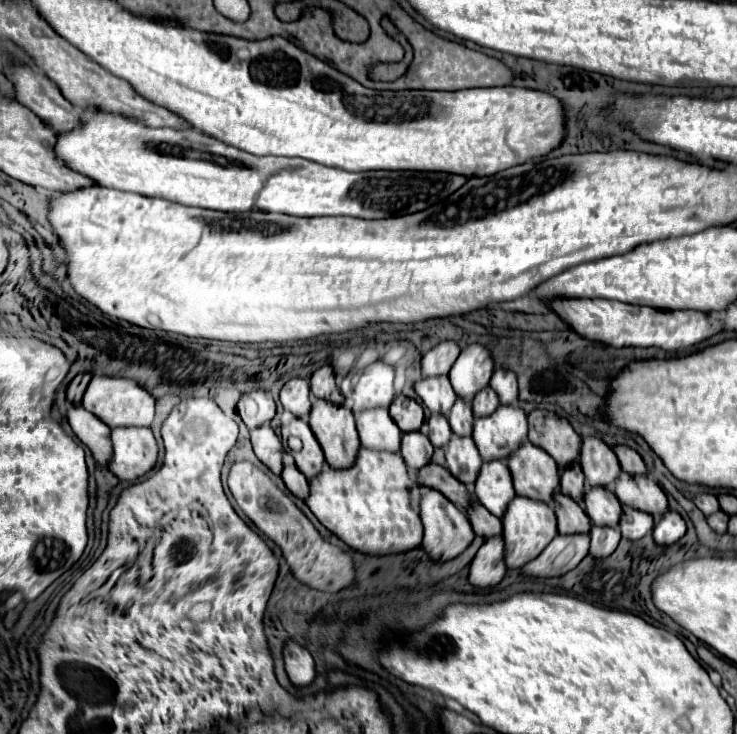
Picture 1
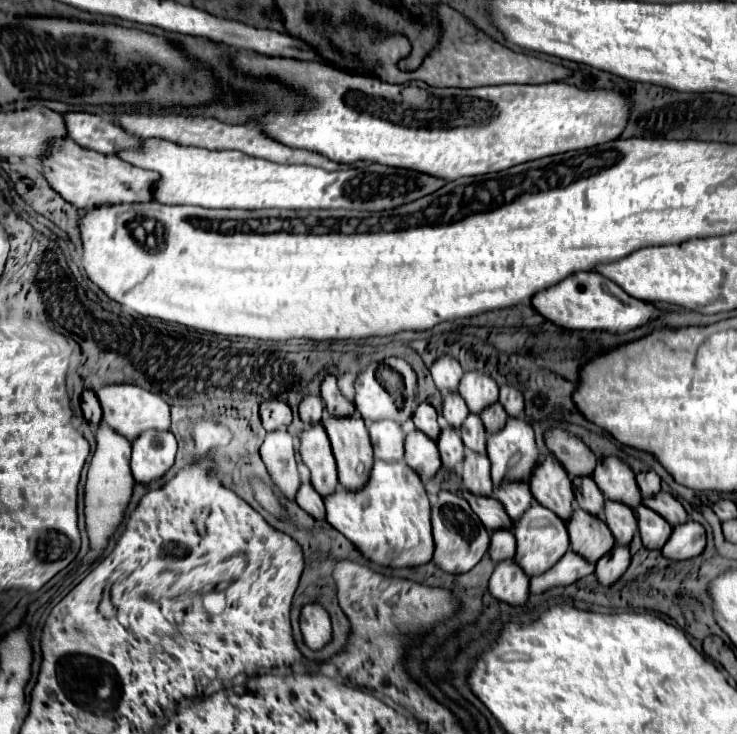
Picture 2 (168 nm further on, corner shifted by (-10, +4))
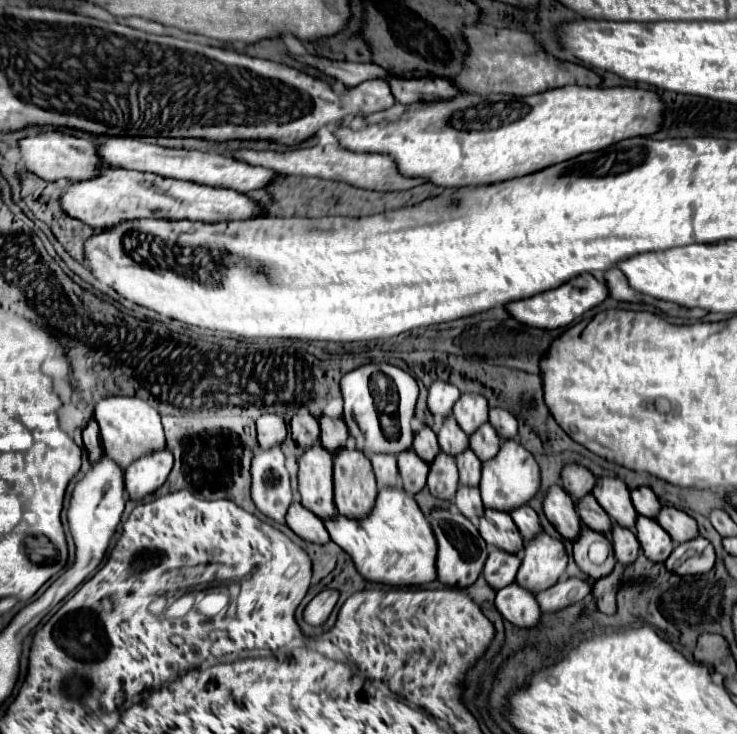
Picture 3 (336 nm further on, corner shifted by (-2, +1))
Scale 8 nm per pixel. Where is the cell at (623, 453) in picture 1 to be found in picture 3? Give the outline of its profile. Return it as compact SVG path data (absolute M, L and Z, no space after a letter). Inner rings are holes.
M648 486L634 488L632 490L632 502L634 502L636 512L642 516L648 516L648 518L654 518L660 510L660 502L658 502L656 494L652 492L652 488L648 488Z

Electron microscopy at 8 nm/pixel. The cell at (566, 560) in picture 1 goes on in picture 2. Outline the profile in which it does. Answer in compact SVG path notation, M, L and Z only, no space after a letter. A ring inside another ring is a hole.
M570 549L550 571L530 579L530 591L538 595L538 593L544 593L544 591L554 589L554 587L572 585L578 579L582 579L586 575L592 575L594 569L596 567L592 563L588 563L586 559L582 559L578 553L574 553Z

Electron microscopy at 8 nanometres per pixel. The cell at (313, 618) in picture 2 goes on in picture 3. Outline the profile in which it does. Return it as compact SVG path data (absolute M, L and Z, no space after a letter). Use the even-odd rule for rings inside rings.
M322 590L320 594L316 594L308 606L304 608L304 620L310 626L322 626L326 622L326 618L330 616L334 604L338 600L338 592L336 590Z

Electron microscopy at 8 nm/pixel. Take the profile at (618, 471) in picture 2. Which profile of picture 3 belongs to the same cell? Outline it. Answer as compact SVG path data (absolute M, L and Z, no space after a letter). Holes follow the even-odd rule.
M608 476L596 478L592 494L616 524L620 524L624 528L630 528L630 530L634 528L638 514L632 506L630 490L624 484L624 480L608 478Z

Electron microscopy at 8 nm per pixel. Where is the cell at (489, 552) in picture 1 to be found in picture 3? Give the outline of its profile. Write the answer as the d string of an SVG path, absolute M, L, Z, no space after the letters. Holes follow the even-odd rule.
M516 582L496 590L496 608L508 622L522 628L534 626L540 618L540 608L534 594Z

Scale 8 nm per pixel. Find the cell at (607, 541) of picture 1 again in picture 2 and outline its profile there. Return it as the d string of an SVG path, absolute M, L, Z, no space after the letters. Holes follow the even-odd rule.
M616 545L608 555L604 555L596 563L598 583L604 585L604 587L614 585L626 573L628 565L630 565L630 551L626 547L618 547Z

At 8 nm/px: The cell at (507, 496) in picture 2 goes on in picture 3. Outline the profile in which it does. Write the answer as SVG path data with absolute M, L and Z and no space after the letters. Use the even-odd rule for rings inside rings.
M528 504L510 510L510 516L516 522L516 526L518 526L518 530L522 532L524 538L530 538L530 536L534 536L534 534L538 534L542 530L538 514Z

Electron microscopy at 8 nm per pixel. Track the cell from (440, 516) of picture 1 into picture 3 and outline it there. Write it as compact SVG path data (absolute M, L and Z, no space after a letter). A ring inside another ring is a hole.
M434 508L432 510L432 532L438 542L438 556L436 556L436 572L438 580L444 582L446 586L458 586L466 588L476 582L476 578L482 572L482 566L488 558L486 542L478 534L478 528L460 512L450 512L448 508Z

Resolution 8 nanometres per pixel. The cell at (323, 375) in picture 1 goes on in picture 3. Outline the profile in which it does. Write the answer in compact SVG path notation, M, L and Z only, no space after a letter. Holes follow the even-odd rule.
M322 414L320 416L320 438L322 438L322 446L330 452L336 452L338 446L346 446L346 440L348 440L348 428L346 428L346 422L342 416L326 416Z

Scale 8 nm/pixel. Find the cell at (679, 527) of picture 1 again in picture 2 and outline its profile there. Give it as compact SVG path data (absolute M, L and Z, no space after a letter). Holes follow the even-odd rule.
M688 521L684 525L674 527L674 535L664 545L662 553L668 559L684 561L684 559L694 559L696 555L702 555L704 549L706 549L706 531L704 531L704 527L700 523Z

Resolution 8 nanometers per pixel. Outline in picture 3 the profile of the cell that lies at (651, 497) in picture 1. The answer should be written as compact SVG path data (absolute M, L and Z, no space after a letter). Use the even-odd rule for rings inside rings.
M662 506L656 516L656 522L670 534L670 538L674 538L676 544L698 536L696 520L674 506Z

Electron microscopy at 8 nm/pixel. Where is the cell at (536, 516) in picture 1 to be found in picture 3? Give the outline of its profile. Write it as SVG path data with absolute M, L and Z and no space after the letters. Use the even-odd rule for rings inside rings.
M546 532L536 534L532 540L524 540L522 564L516 574L516 582L532 594L550 588L564 574L568 554L558 538Z

